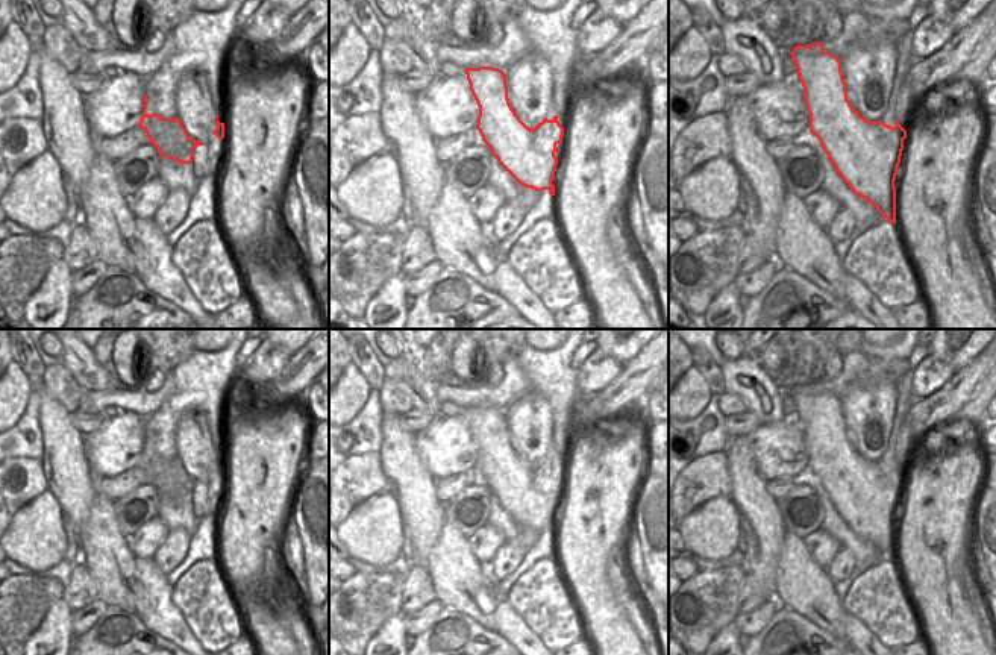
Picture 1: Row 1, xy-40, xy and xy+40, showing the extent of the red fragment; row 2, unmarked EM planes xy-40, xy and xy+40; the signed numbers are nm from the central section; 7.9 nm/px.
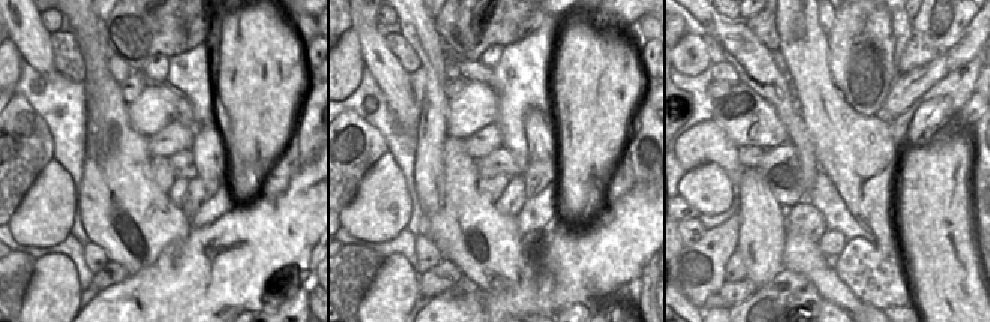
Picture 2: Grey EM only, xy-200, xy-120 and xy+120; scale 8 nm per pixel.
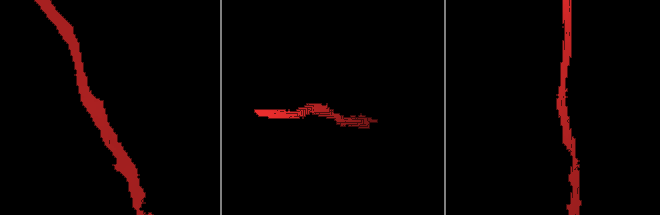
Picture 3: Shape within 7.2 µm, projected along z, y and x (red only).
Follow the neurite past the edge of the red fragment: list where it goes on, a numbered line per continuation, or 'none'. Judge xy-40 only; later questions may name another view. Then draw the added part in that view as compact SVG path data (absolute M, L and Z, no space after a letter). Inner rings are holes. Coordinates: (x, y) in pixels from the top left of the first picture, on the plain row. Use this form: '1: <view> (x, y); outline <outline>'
none

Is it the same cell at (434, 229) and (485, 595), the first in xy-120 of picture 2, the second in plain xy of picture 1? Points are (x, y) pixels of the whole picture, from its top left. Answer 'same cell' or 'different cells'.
same cell

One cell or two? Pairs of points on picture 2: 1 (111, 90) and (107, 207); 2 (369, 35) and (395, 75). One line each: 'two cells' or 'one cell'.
1: one cell
2: one cell

